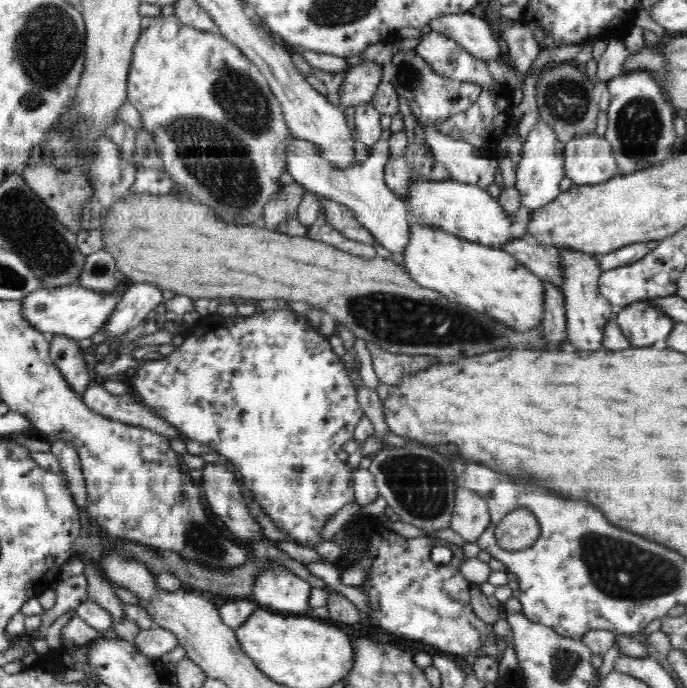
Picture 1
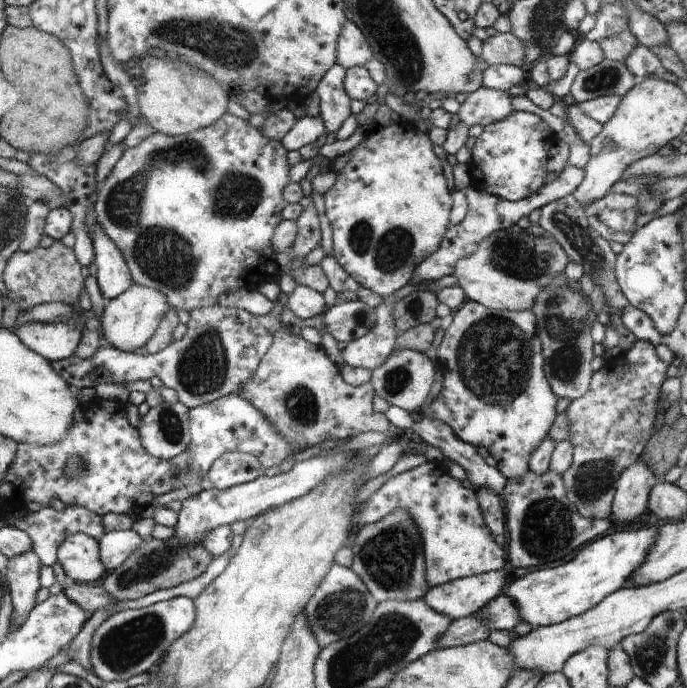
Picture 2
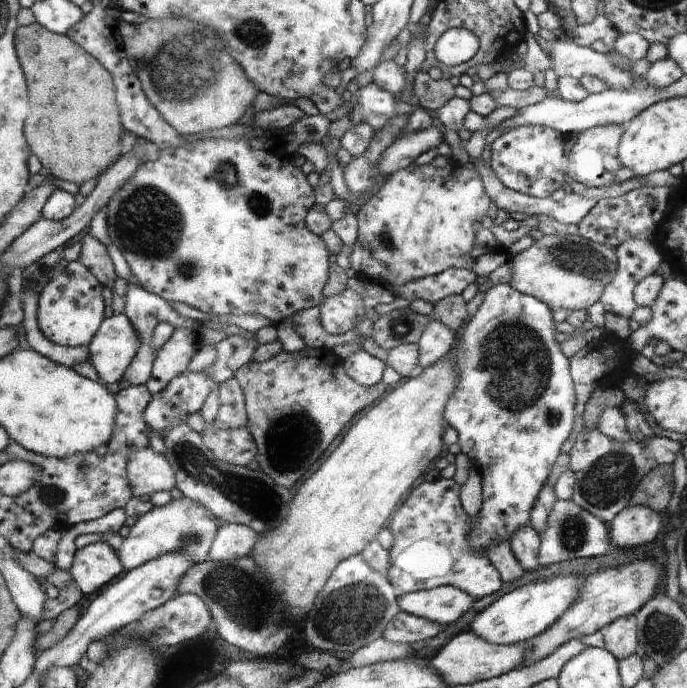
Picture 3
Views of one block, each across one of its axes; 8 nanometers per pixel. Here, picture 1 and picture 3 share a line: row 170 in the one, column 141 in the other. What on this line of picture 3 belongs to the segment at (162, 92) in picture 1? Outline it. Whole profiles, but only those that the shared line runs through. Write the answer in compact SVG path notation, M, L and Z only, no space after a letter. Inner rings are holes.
M204 138L186 143L178 148L158 150L158 159L143 163L132 176L132 180L120 186L118 192L112 194L107 205L108 238L124 256L130 270L139 280L143 290L161 297L167 302L182 302L205 313L226 316L229 314L258 314L279 324L289 321L298 312L312 307L320 307L324 301L324 288L328 284L331 255L321 236L313 234L305 224L306 214L316 205L313 187L307 180L302 168L293 164L293 156L288 154L276 156L268 150L250 148L244 140L228 140L220 138Z

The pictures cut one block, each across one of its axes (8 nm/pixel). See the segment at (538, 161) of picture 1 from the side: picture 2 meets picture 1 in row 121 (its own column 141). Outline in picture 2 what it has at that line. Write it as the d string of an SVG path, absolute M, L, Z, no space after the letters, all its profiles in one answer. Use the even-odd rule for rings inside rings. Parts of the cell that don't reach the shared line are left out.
M119 530L104 533L97 539L100 550L100 562L109 572L118 568L134 550L142 544L142 538L134 531Z

